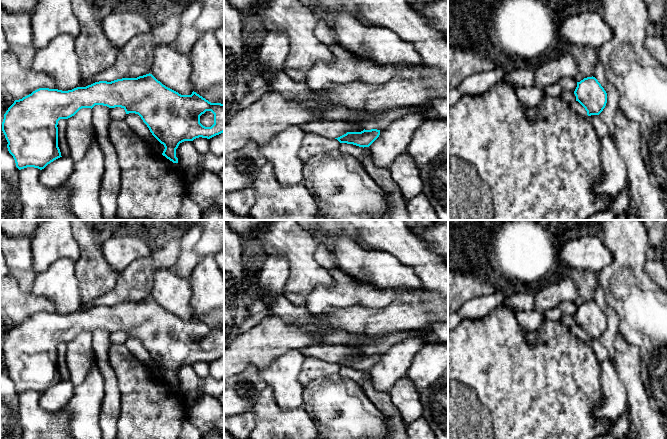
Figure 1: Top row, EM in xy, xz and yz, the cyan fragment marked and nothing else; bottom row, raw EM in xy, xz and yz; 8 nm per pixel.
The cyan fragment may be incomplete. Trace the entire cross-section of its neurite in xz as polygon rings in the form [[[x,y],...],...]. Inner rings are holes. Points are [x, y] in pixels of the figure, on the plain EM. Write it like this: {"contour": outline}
{"contour": [[[371,353],[361,356],[347,356],[346,358],[335,362],[340,367],[353,368],[359,371],[369,371],[380,359],[380,354]]]}

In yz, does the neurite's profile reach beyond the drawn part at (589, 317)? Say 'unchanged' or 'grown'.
unchanged

